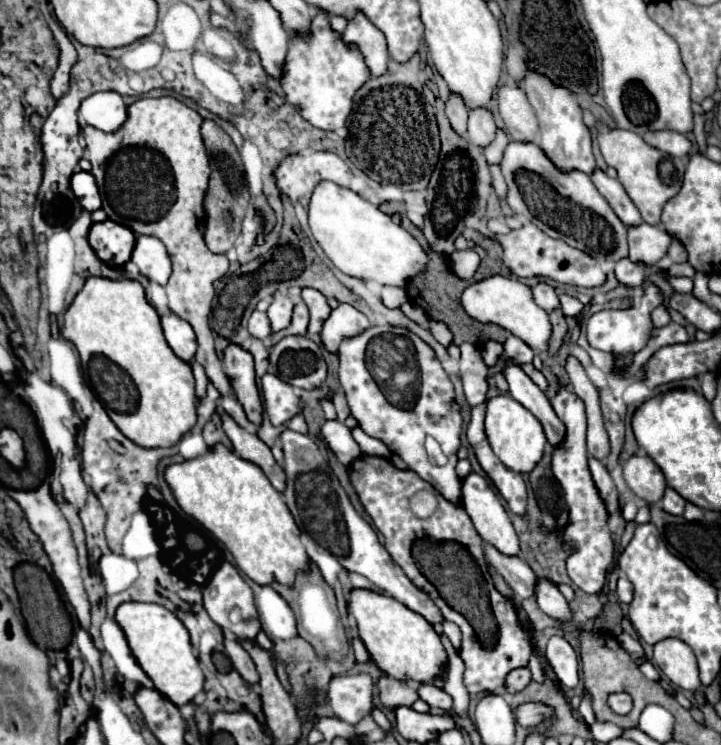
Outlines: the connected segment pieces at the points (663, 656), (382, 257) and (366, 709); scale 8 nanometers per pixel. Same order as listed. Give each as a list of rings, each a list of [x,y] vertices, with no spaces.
[[[676,638],[662,640],[654,646],[654,658],[652,662],[658,666],[660,674],[672,682],[674,688],[680,690],[700,690],[700,672],[698,662],[688,644]]]
[[[320,182],[316,186],[310,200],[308,224],[324,254],[348,276],[404,288],[416,274],[426,272],[426,252],[412,234],[378,206],[334,182]]]
[[[370,674],[334,677],[328,690],[328,704],[340,720],[358,724],[372,712],[372,690],[374,682]]]

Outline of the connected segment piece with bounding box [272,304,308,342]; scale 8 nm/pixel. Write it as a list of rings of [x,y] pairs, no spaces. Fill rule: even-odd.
[[[296,304],[294,306],[294,316],[292,316],[292,324],[278,332],[278,334],[272,334],[272,342],[278,342],[282,336],[286,334],[300,334],[300,336],[306,336],[306,328],[308,328],[308,306],[306,304]]]

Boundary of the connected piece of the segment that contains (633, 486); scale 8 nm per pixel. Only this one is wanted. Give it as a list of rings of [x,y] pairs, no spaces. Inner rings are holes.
[[[636,454],[624,464],[624,480],[628,488],[648,504],[658,504],[666,490],[662,470],[644,454]]]

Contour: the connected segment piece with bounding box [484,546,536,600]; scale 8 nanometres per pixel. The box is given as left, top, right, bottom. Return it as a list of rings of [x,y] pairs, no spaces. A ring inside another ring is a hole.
[[[494,546],[484,548],[486,560],[500,572],[500,576],[510,584],[520,600],[532,598],[536,592],[536,574],[522,558],[512,558],[500,554]]]

